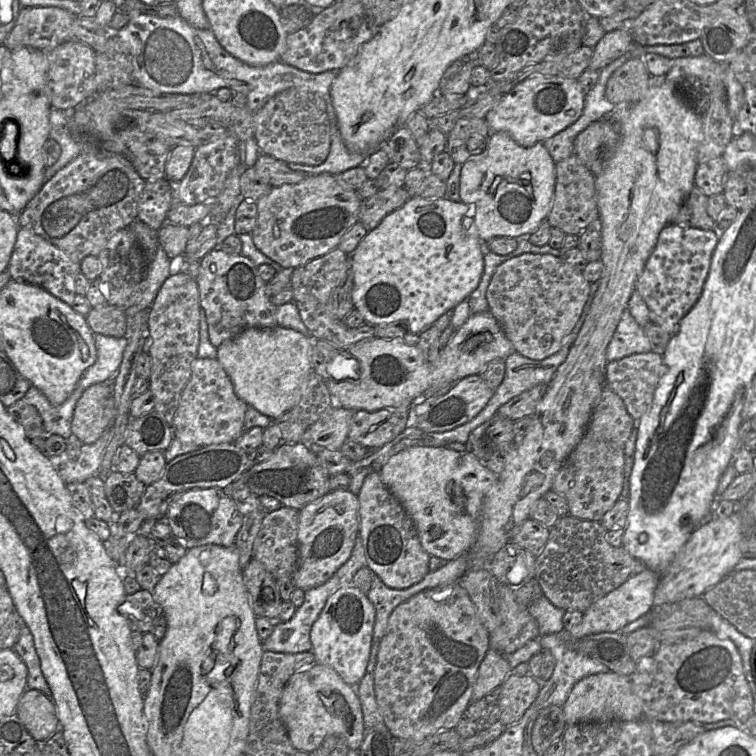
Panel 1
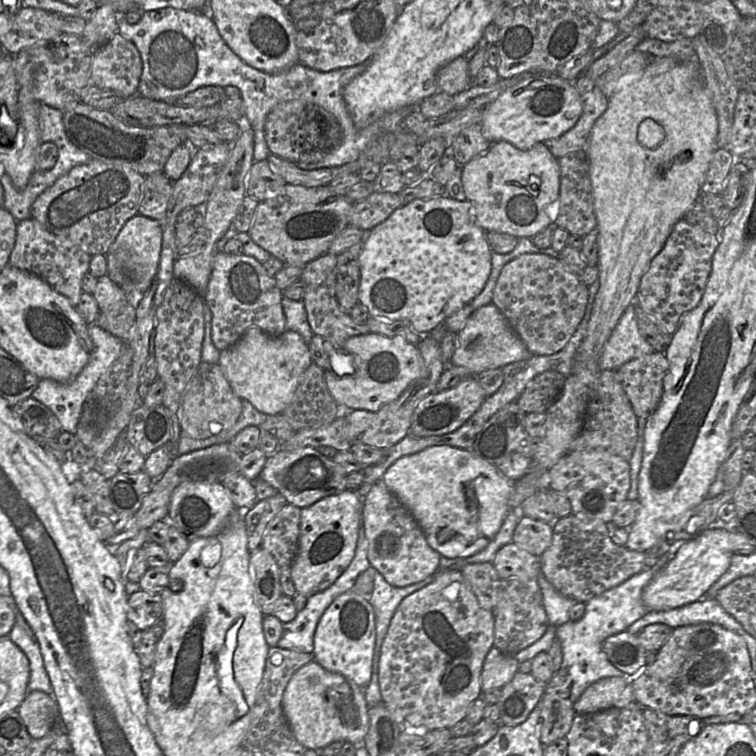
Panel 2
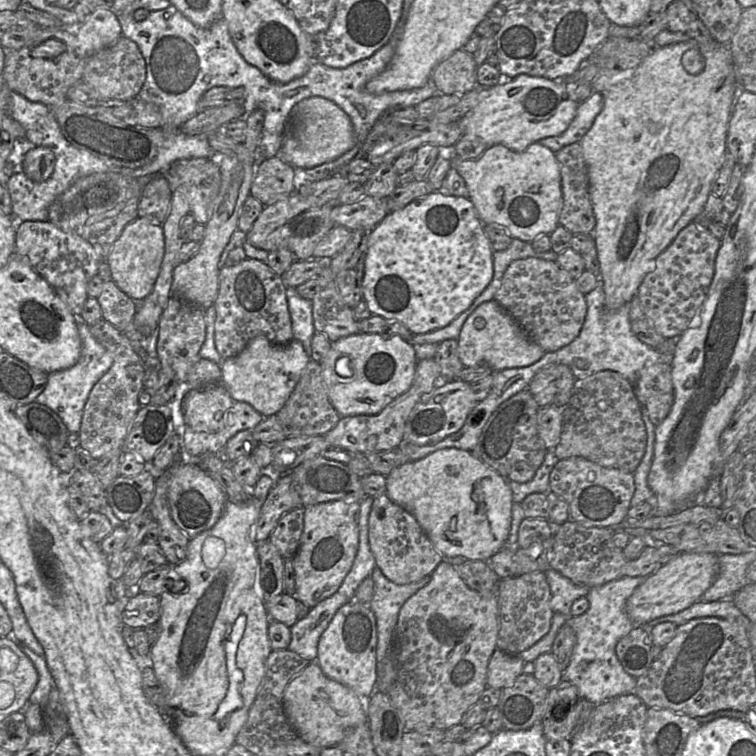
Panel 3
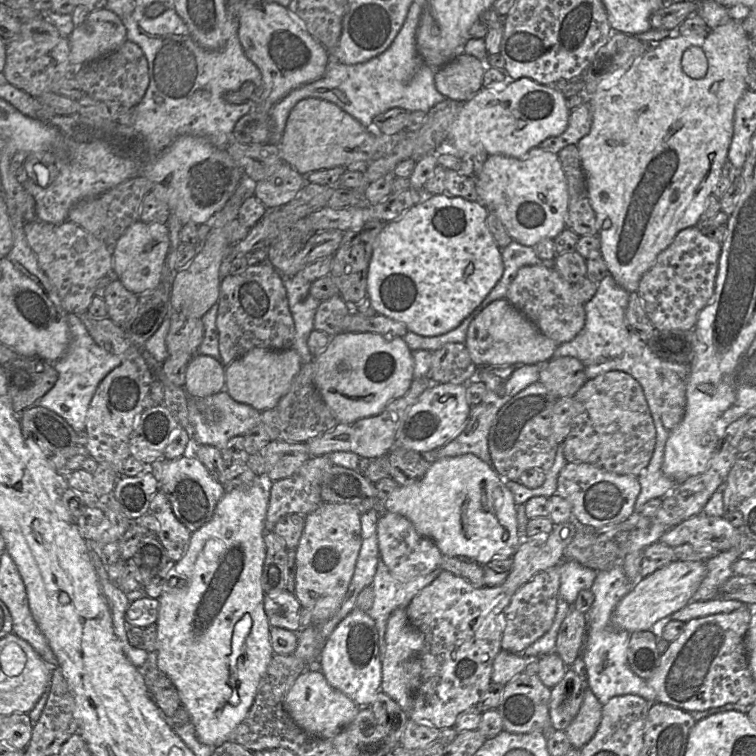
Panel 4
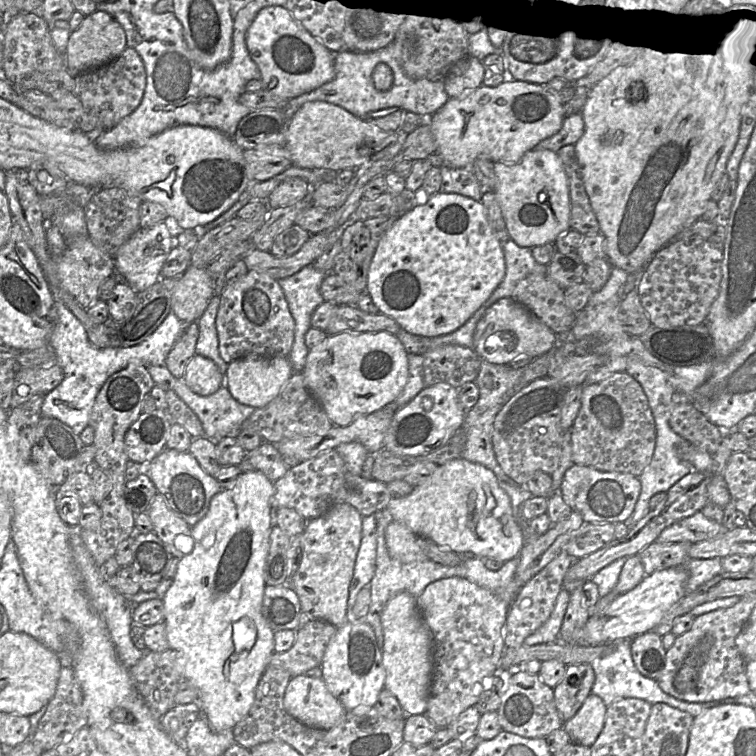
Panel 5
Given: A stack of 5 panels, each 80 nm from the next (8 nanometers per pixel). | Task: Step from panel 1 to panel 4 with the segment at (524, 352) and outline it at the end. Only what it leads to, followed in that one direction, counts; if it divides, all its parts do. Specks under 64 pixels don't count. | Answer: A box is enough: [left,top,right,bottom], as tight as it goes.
[505,265,585,345]

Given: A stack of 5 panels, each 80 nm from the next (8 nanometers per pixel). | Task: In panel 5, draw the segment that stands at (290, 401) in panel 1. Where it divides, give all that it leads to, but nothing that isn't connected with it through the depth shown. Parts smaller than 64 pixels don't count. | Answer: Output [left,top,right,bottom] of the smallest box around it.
[225,354,294,408]

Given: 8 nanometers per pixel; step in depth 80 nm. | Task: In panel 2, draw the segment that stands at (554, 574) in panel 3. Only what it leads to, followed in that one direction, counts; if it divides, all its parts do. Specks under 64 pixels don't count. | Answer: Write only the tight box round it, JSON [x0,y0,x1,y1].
[537,573,577,626]

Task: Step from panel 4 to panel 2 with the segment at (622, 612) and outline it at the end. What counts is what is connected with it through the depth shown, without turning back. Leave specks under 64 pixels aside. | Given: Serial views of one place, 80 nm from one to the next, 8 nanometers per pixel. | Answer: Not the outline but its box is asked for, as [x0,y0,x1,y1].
[642,527,734,611]

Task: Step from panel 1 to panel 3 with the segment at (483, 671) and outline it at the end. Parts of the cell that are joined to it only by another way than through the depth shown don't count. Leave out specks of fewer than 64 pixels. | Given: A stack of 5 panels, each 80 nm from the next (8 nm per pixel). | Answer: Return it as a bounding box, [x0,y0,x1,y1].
[487,649,525,689]

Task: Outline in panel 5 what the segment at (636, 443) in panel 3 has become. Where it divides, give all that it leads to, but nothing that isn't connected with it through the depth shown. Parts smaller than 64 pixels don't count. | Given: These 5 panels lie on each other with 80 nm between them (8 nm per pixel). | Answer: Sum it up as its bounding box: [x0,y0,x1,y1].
[570,372,656,477]

